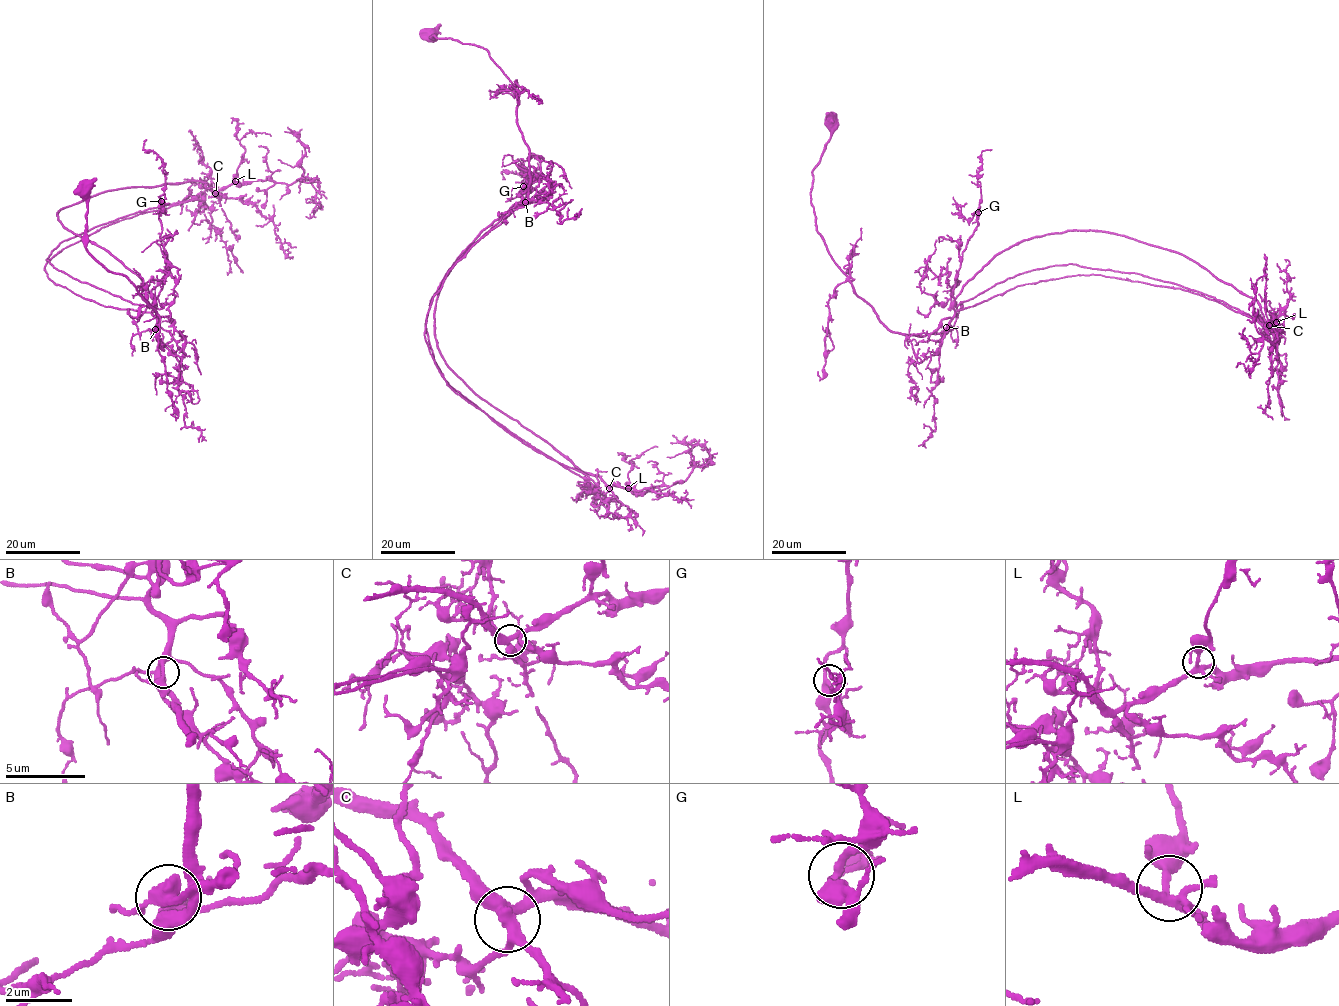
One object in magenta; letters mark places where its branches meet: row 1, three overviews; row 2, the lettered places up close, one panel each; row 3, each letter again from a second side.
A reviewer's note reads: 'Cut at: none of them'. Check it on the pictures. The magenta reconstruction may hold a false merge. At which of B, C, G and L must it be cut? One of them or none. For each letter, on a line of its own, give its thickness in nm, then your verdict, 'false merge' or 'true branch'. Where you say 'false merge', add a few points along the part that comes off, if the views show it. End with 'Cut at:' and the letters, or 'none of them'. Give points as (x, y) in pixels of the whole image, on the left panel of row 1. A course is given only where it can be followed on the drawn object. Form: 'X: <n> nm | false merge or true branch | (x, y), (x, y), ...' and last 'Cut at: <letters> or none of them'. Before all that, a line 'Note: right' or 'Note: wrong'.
Note: right
B: 280 nm | true branch
C: 360 nm | true branch
G: 260 nm | true branch
L: 240 nm | true branch
Cut at: none of them

